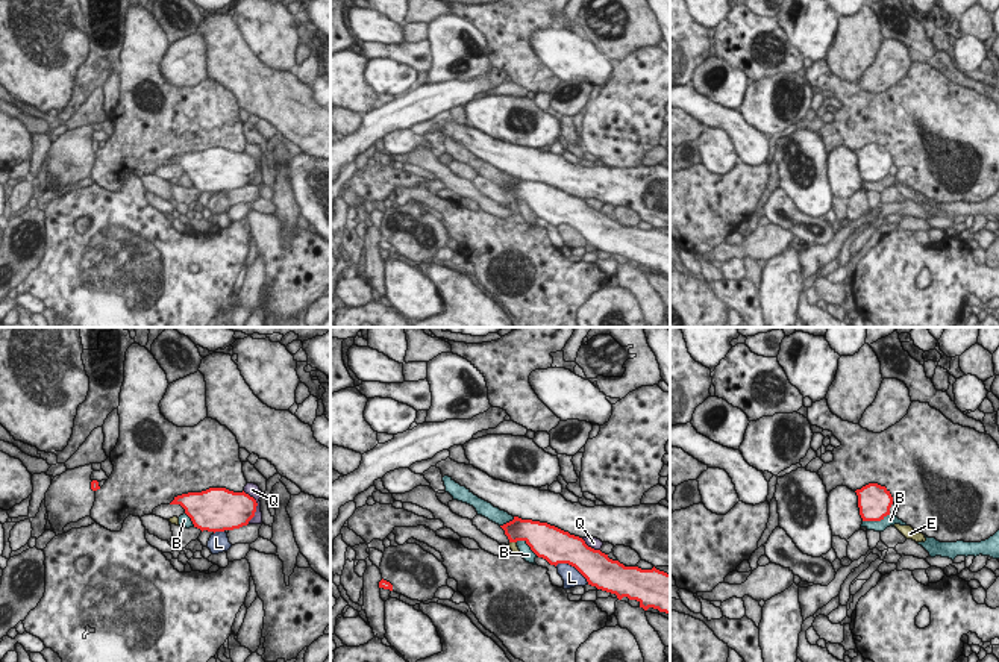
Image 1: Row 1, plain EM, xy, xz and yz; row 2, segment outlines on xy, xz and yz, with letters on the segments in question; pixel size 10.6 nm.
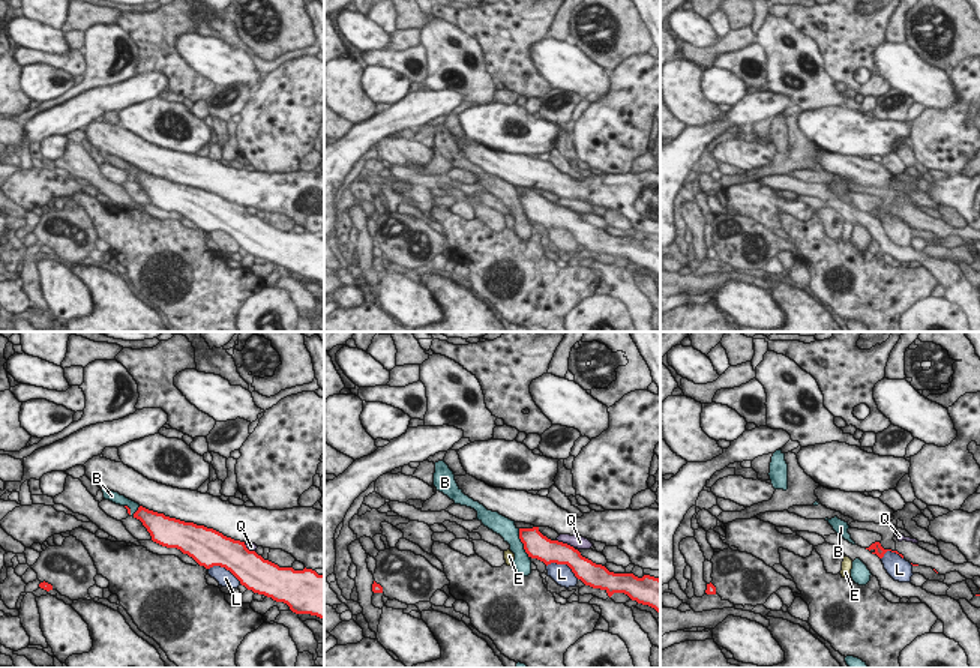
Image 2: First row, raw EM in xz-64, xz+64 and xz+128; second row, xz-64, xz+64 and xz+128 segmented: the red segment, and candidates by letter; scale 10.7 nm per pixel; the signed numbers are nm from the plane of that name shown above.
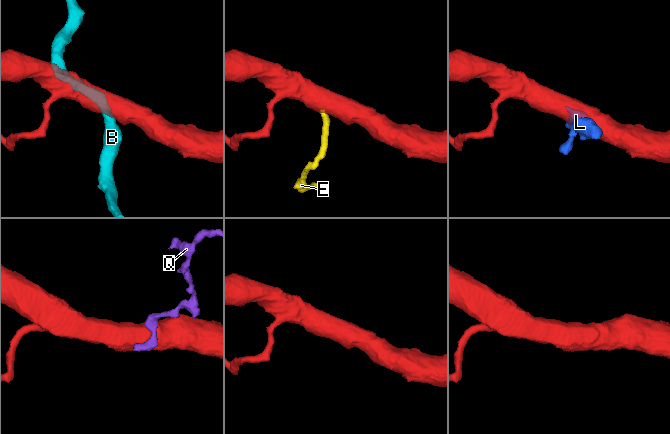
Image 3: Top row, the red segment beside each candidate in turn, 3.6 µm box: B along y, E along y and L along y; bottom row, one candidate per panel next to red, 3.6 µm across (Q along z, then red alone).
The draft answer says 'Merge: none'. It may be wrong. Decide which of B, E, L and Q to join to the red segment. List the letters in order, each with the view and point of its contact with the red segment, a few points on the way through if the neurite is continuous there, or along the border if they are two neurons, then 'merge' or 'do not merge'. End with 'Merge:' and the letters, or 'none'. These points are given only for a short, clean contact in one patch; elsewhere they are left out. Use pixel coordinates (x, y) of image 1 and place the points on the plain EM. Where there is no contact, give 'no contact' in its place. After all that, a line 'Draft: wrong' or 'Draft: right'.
B: meets red in yz at (875, 181); do not merge
E: meets red in xz at (513, 202); runs through xz (535, 196), (519, 196), (513, 202), (513, 206); merge
L: meets red in xz at (572, 226); do not merge
Q: meets red in xy at (256, 165); border along xy (243, 152), (256, 164), (255, 176), (247, 184); do not merge
Merge: E
Draft: wrong

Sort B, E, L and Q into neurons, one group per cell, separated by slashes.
B / E / L / Q

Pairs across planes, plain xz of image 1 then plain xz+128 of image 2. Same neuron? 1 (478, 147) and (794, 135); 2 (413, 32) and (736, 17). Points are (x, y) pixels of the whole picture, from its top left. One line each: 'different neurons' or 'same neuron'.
1: different neurons
2: different neurons

